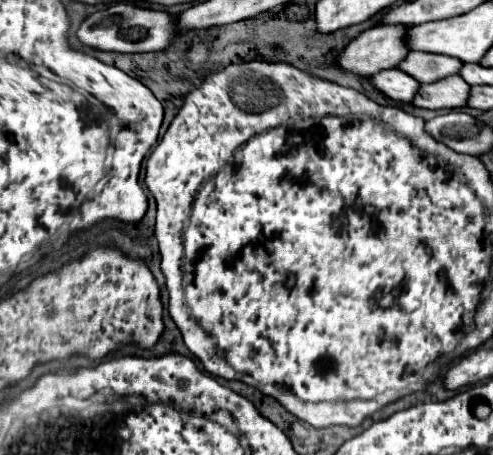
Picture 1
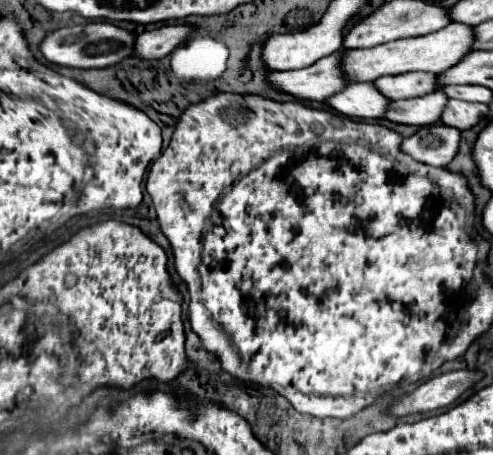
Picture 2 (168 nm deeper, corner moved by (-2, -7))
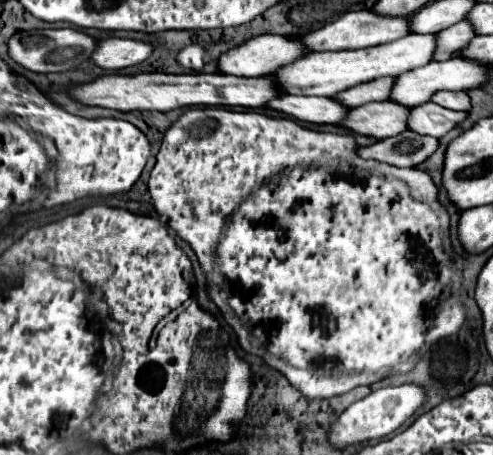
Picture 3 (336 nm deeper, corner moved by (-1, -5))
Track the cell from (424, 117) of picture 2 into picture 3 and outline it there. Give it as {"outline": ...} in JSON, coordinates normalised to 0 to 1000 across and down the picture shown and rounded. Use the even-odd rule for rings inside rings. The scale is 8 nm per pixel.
{"outline":[[[775,222],[714,240],[694,275],[722,297],[783,305],[824,288],[824,257],[832,257],[832,240],[824,240],[824,231],[807,231],[803,222]]]}

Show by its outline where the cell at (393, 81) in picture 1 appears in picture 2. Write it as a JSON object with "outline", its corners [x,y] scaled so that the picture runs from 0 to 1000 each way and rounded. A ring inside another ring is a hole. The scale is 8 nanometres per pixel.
{"outline":[[[757,182],[704,187],[696,200],[659,218],[659,226],[684,253],[712,262],[769,262],[785,244],[789,218],[765,209]]]}

